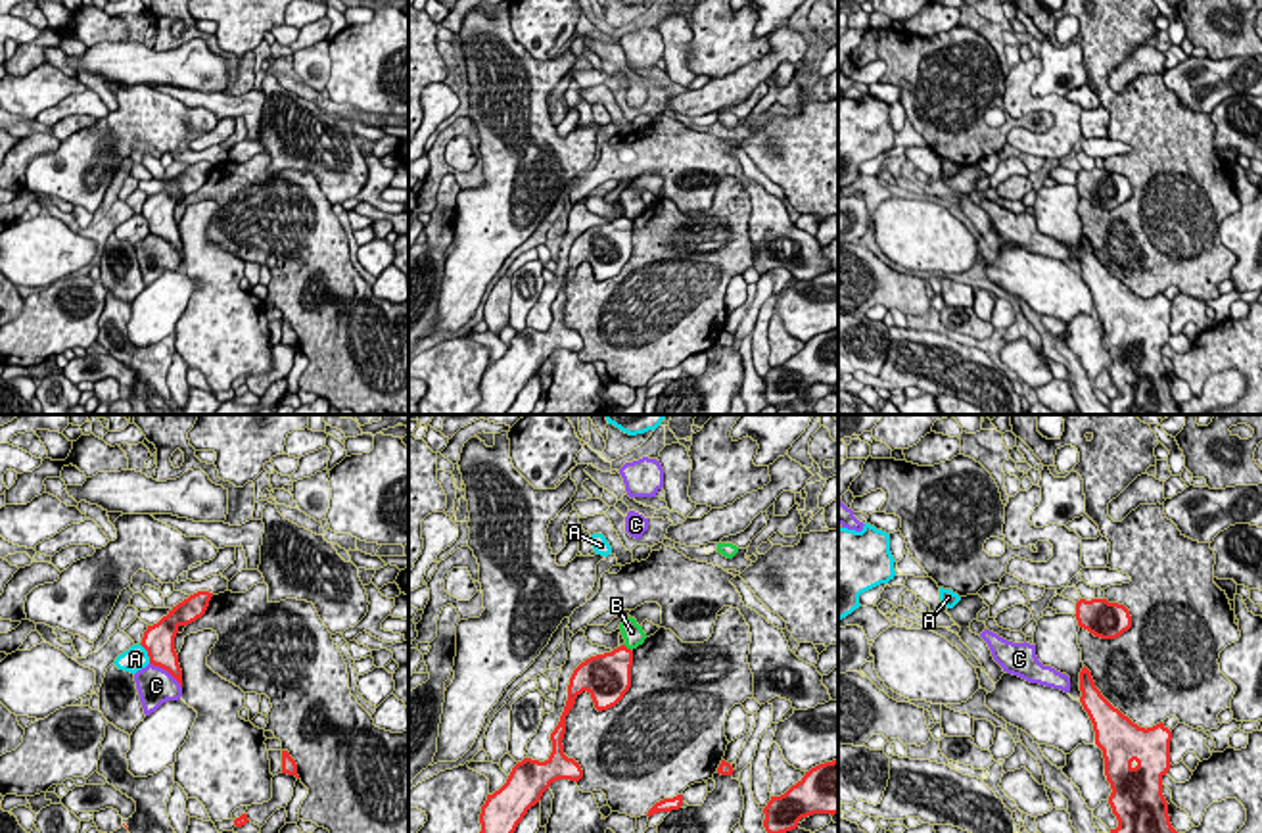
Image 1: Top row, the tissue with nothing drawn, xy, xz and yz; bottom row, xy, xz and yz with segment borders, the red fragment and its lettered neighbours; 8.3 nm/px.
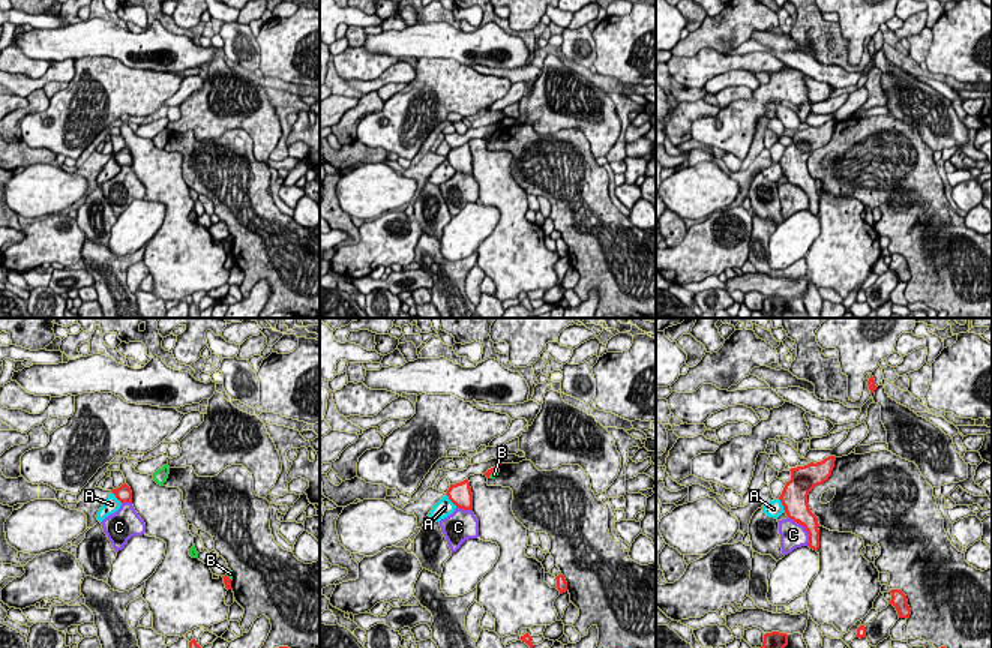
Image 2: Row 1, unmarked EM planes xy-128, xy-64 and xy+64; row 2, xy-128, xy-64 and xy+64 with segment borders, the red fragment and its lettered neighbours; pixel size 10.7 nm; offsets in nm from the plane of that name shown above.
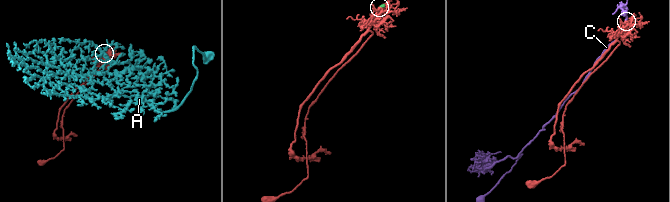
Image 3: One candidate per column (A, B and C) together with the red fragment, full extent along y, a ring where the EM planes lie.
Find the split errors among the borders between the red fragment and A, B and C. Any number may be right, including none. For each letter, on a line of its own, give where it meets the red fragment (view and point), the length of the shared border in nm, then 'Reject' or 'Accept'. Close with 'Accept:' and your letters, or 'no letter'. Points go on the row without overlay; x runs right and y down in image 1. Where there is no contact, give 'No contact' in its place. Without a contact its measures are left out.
A: Touches red at xy (148, 223). Shared border 200 nm. Reject
B: Touches red at xz (626, 217). Shared border 110 nm. Reject
C: Touches red at xy (167, 240). Shared border 340 nm. Reject
Accept: no letter

